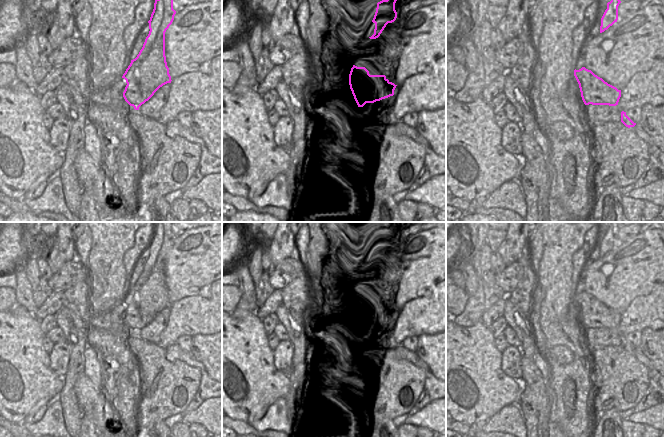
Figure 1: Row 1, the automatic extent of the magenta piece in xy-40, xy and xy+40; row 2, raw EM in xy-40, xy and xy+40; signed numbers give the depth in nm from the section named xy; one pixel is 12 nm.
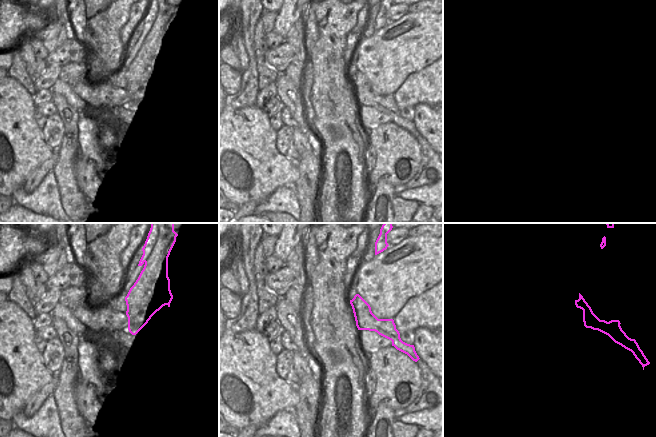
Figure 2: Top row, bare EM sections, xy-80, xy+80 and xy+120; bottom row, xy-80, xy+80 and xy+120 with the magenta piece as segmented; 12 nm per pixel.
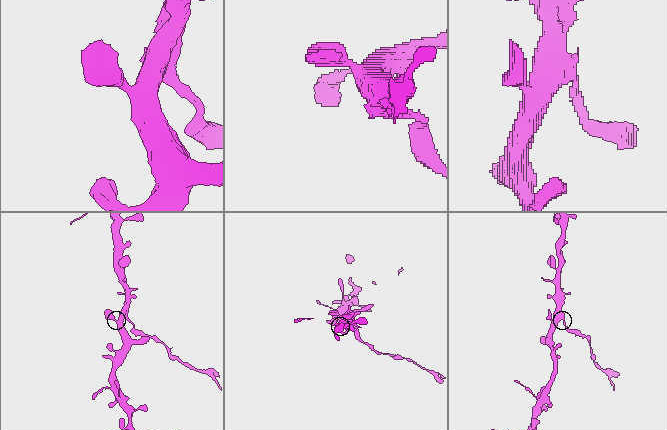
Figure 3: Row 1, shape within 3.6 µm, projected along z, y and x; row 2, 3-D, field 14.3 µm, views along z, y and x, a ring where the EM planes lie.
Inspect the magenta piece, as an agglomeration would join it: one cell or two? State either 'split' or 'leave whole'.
split

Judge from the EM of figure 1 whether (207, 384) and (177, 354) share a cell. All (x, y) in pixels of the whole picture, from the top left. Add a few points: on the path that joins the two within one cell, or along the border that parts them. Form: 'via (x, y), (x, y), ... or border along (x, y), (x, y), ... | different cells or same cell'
via (204, 374), (203, 370), (196, 363), (187, 357) | same cell

